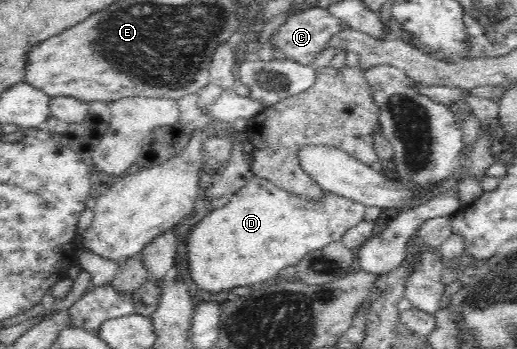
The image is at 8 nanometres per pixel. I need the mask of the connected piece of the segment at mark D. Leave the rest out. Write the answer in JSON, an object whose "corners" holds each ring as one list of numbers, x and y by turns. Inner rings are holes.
{"corners":[[254,176,251,180,247,181,246,186,236,192,233,196,229,196,229,203,223,208,217,208,209,213,203,220,191,231,188,238,188,258,191,277,197,286,210,293,229,291,237,286,252,286,257,282,273,282,276,275,279,275,281,270,288,266,297,267,297,264,301,263,301,260,305,258,310,252,327,248,329,244,341,241,343,235,349,228,357,226,363,218,365,218,366,207,363,204,358,204,353,200,345,199,331,192,322,192,322,198,318,200,309,199,309,197,303,197,297,193,285,190,285,188,279,187,269,179]]}

